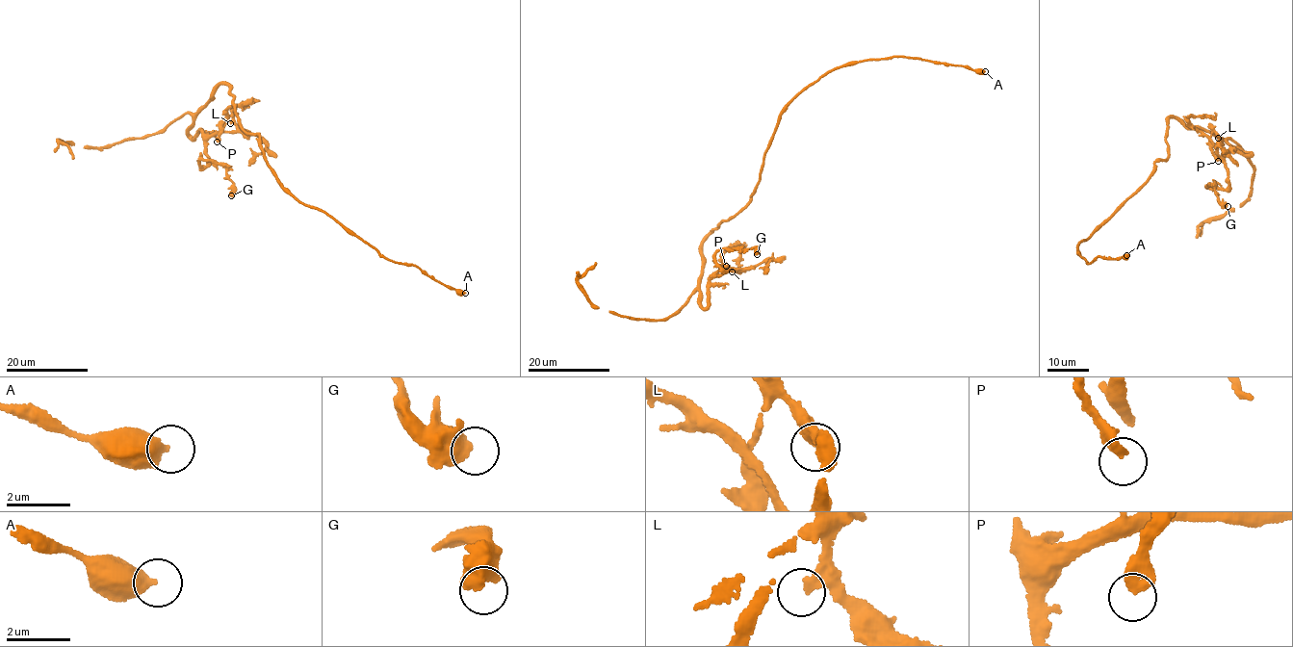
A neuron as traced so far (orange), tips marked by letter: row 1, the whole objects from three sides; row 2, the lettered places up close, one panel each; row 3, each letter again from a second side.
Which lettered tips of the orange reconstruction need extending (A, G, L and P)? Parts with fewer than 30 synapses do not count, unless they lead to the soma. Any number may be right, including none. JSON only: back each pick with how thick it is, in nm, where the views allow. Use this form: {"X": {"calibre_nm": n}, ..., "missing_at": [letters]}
{"missing_at": []}

